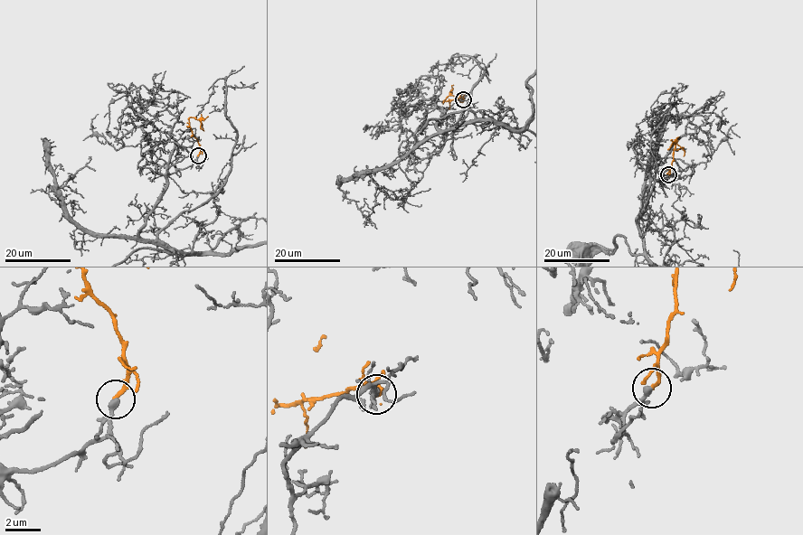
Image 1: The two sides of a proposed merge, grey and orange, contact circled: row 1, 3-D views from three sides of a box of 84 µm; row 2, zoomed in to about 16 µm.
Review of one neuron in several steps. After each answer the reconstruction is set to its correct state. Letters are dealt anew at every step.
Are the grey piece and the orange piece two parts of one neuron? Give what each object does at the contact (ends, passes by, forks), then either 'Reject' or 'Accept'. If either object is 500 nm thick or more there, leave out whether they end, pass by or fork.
At the ring grey ends. At the ring orange ends. Accept

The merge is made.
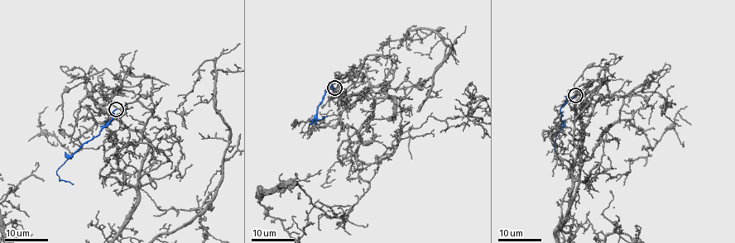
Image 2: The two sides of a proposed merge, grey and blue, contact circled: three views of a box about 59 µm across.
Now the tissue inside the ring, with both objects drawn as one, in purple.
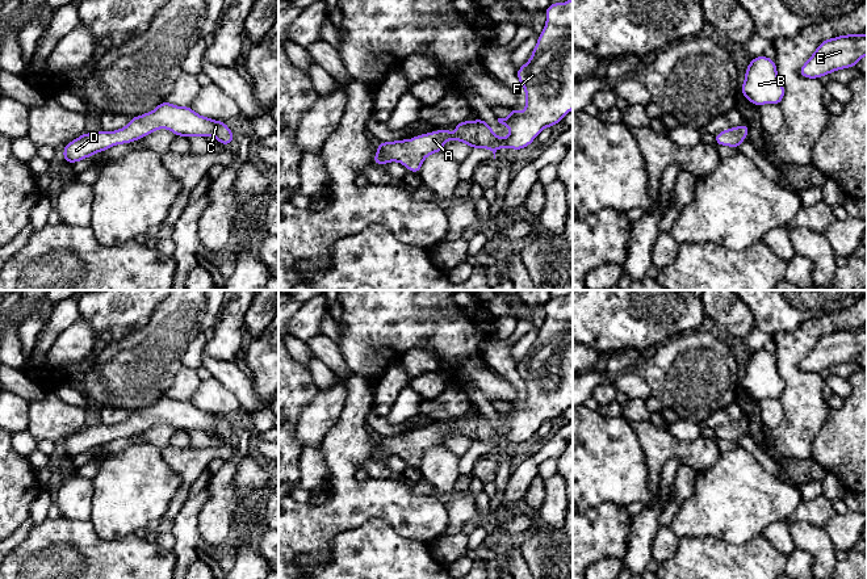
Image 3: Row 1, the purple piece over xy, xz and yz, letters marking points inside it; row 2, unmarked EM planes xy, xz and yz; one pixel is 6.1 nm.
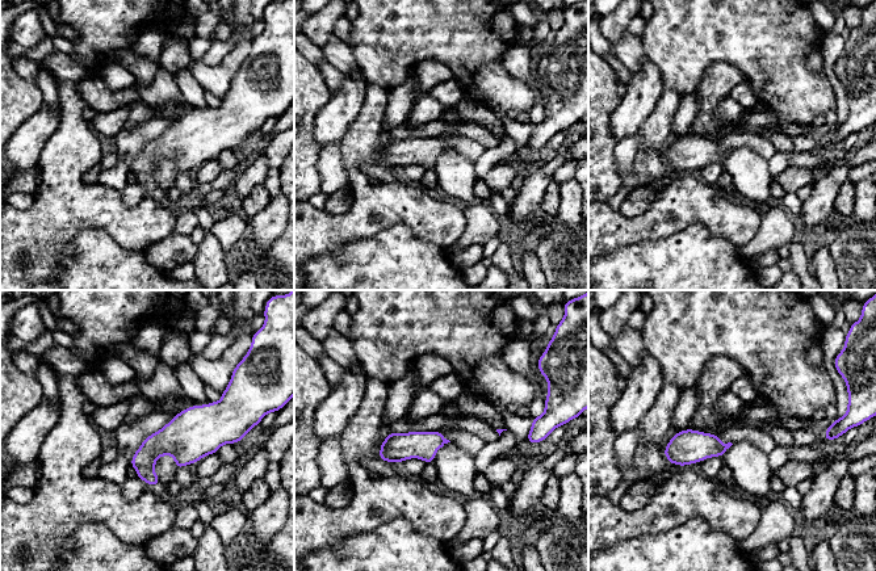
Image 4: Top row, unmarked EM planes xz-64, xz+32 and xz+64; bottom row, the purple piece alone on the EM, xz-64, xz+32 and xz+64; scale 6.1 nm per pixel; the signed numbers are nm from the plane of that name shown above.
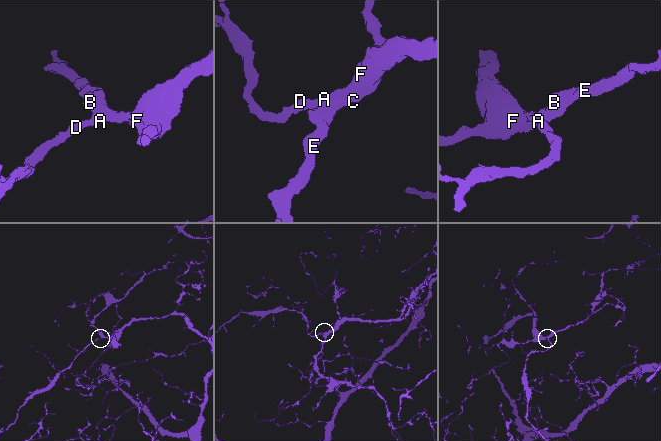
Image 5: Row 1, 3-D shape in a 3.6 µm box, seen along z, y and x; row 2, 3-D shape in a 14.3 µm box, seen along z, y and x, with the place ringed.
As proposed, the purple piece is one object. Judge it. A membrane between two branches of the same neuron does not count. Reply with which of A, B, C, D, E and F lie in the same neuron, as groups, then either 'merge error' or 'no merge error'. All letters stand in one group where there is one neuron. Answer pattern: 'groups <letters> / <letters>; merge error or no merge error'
groups A B C D E F; no merge error

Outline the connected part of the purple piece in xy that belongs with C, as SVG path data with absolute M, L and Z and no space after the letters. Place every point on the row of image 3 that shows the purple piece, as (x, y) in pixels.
M166 100L152 112L131 117L122 129L81 134L63 147L63 161L75 164L116 144L139 140L159 129L167 129L176 137L211 135L225 146L234 140L234 134L226 122L200 116L190 106L176 106Z

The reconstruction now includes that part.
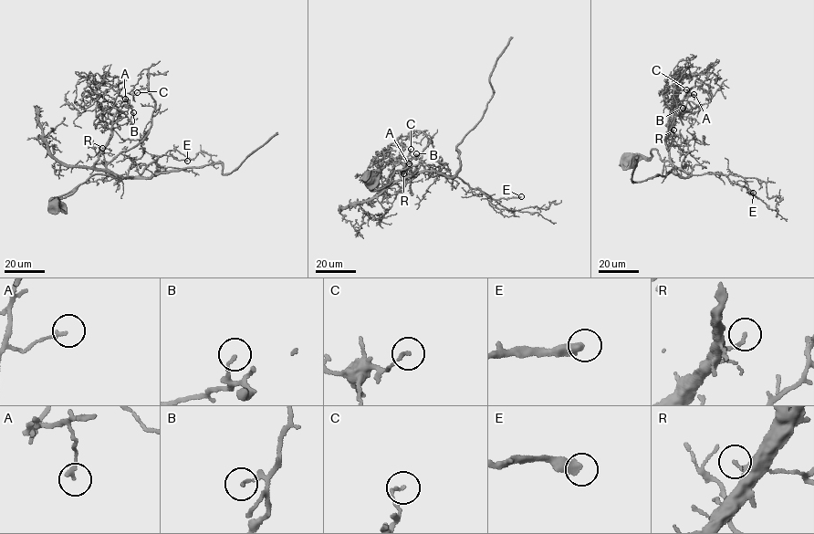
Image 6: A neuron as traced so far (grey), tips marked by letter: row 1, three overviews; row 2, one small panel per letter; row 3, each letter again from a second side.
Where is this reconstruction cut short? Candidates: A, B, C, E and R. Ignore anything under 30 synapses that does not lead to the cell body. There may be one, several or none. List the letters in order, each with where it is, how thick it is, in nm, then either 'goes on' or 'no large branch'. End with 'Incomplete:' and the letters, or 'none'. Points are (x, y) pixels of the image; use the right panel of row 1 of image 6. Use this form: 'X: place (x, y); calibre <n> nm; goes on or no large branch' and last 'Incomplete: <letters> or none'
A: place (693, 94); calibre 170 nm; no large branch
B: place (683, 108); calibre 130 nm; no large branch
C: place (686, 89); calibre 130 nm; no large branch
E: place (753, 193); calibre 460 nm; goes on
R: place (673, 130); calibre 160 nm; goes on
Incomplete: E, R

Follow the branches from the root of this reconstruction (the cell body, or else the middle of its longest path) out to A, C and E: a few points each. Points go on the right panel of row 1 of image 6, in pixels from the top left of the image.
A: (629, 158), (652, 158), (655, 149), (669, 160), (664, 138), (673, 116), (683, 112), (693, 94)
C: (629, 158), (652, 158), (655, 149), (669, 160), (664, 138), (673, 116), (685, 109), (686, 89)
E: (629, 158), (639, 153), (652, 158), (652, 150), (655, 149), (662, 161), (693, 175), (739, 175), (753, 193)

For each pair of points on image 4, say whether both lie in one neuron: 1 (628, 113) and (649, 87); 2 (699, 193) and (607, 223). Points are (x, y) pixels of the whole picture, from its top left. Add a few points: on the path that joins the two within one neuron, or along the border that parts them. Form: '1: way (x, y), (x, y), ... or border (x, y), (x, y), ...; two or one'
1: way (635, 106), (642, 99), (642, 93); one
2: way (677, 206), (667, 209), (648, 225), (629, 225); one

